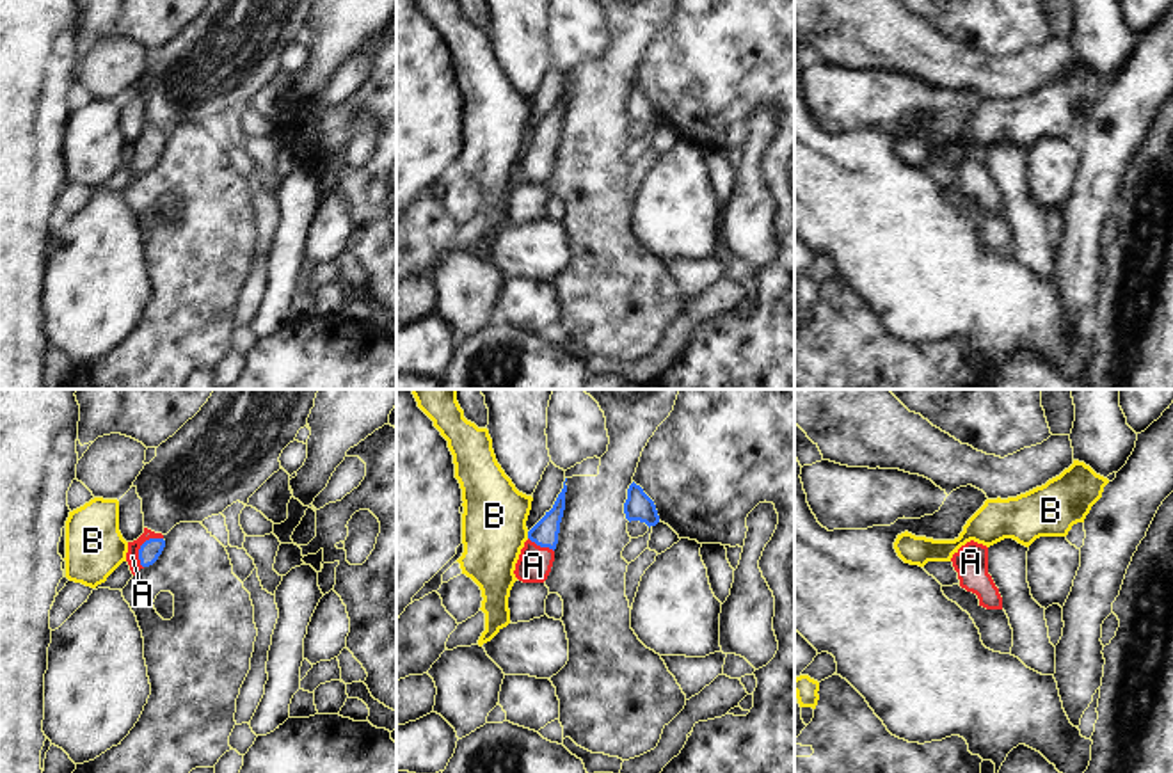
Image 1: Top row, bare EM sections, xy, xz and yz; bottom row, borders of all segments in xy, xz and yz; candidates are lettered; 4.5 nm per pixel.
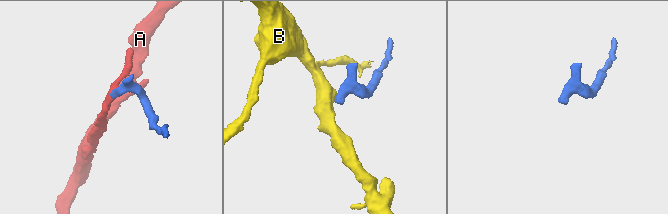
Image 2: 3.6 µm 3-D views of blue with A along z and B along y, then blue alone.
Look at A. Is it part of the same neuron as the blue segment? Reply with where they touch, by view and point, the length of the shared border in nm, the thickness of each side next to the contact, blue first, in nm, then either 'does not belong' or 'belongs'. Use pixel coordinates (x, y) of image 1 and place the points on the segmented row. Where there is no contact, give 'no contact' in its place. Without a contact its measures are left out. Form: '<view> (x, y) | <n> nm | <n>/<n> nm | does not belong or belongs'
xy (141, 546) | 170 nm | 90/60 nm | belongs

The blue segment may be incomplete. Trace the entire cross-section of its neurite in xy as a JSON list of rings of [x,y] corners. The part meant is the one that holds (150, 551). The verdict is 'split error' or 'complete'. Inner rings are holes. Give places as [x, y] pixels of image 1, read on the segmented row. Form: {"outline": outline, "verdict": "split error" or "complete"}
{"outline": [[[144,528],[144,533],[137,540],[128,542],[126,562],[132,574],[135,576],[140,569],[153,565],[164,547],[164,535]]], "verdict": "split error"}

